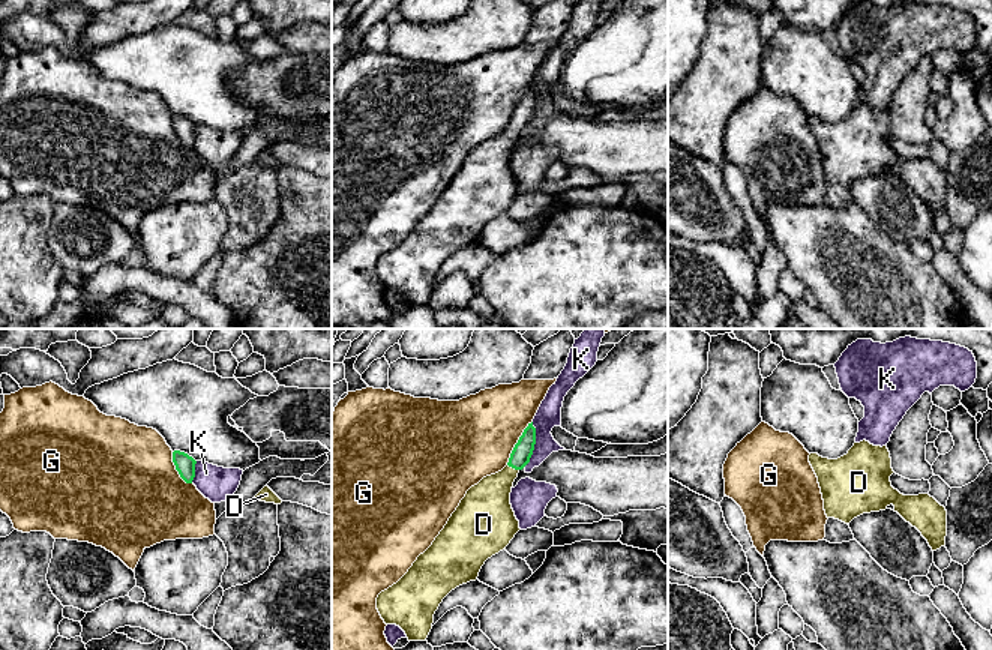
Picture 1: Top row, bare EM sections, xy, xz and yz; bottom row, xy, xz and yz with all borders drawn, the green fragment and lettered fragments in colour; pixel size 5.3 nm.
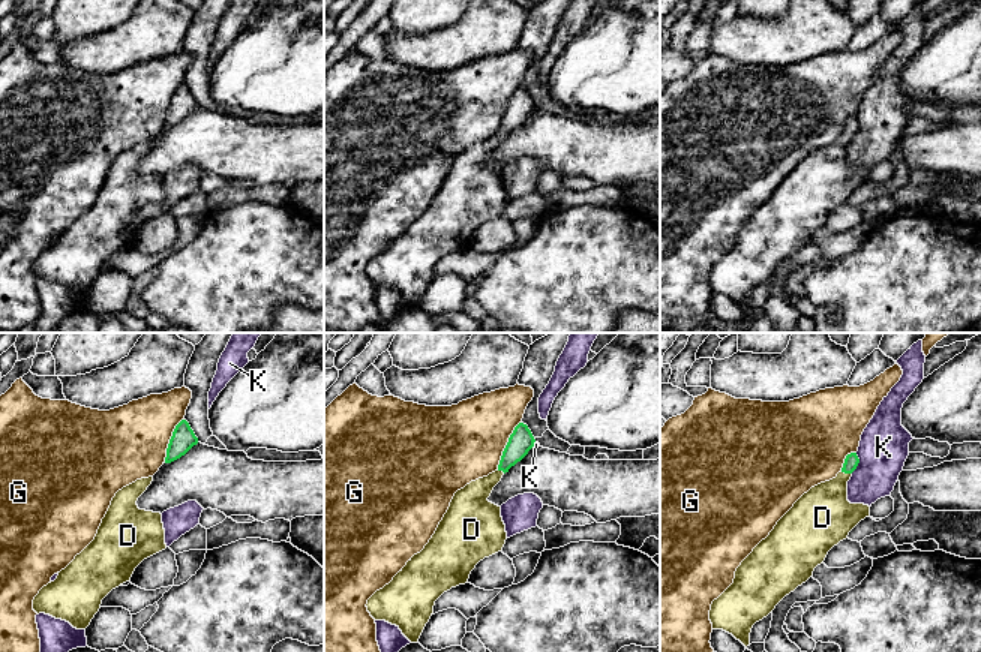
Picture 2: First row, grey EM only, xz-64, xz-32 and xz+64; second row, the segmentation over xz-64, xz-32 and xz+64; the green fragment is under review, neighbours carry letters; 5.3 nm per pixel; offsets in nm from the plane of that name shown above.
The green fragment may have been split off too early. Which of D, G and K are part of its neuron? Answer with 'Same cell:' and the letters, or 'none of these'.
Same cell: D

